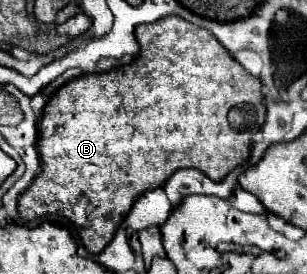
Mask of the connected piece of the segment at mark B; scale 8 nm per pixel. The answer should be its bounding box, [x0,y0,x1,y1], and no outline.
[18,16,266,254]

